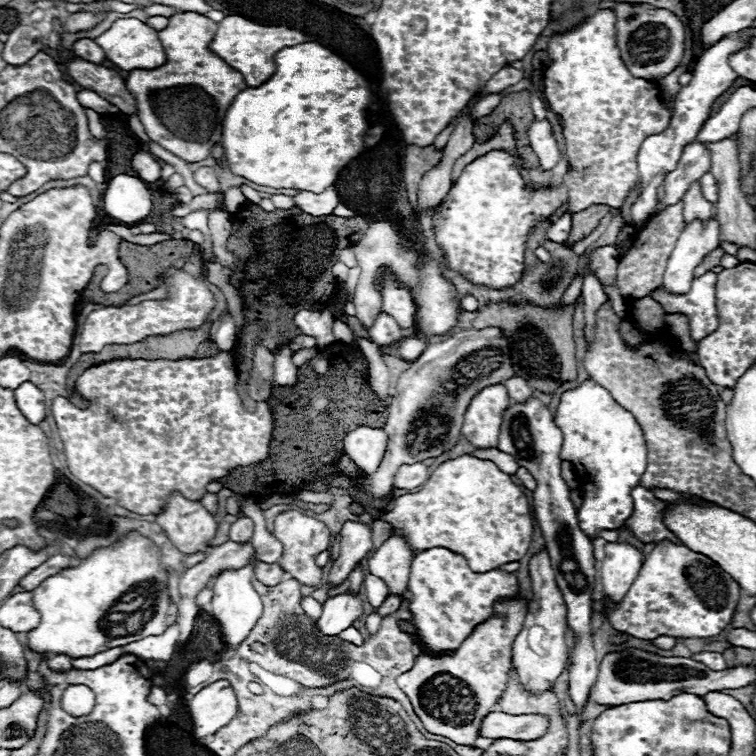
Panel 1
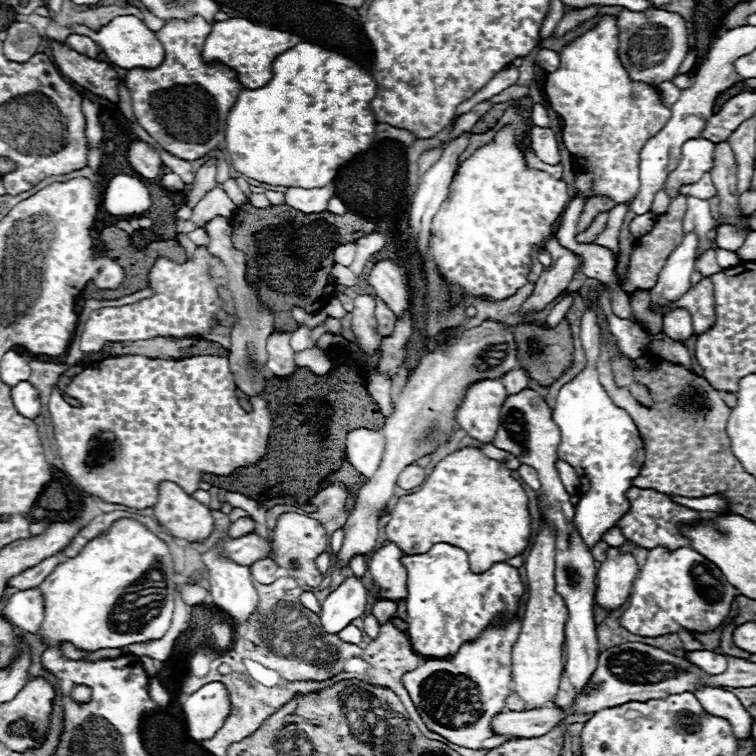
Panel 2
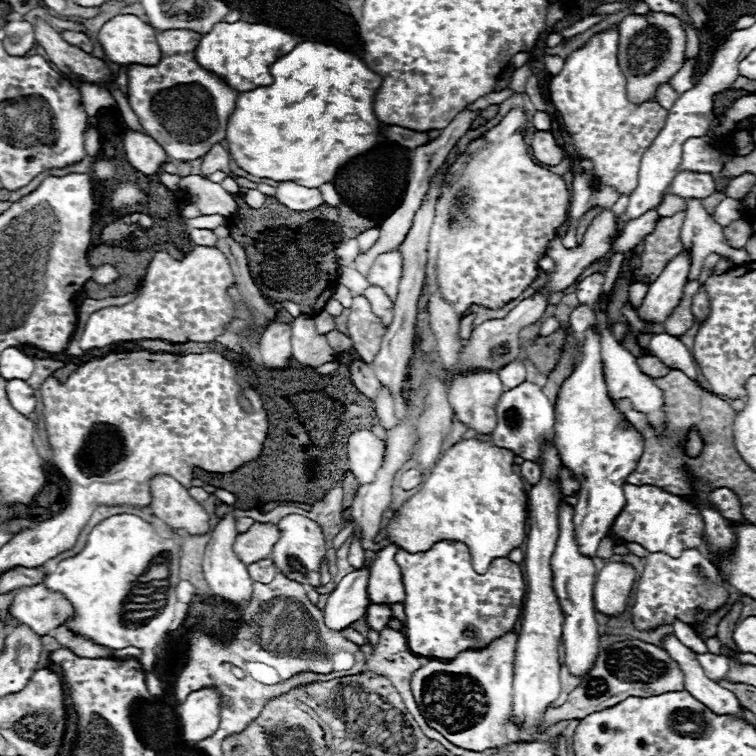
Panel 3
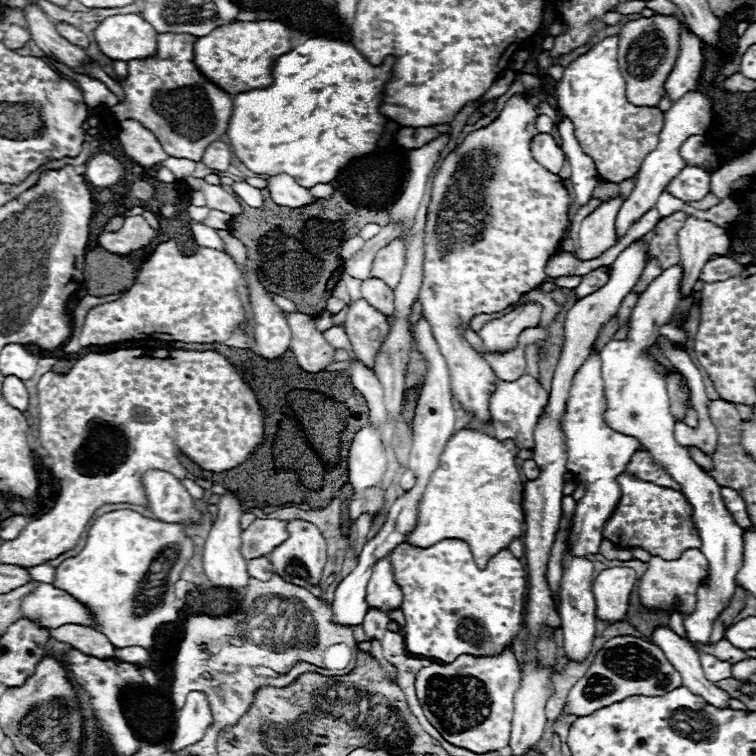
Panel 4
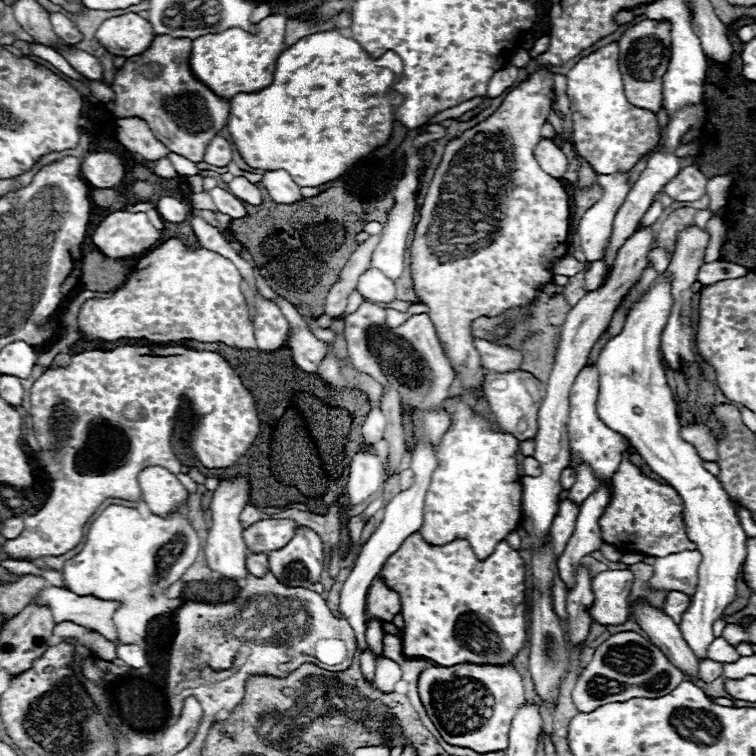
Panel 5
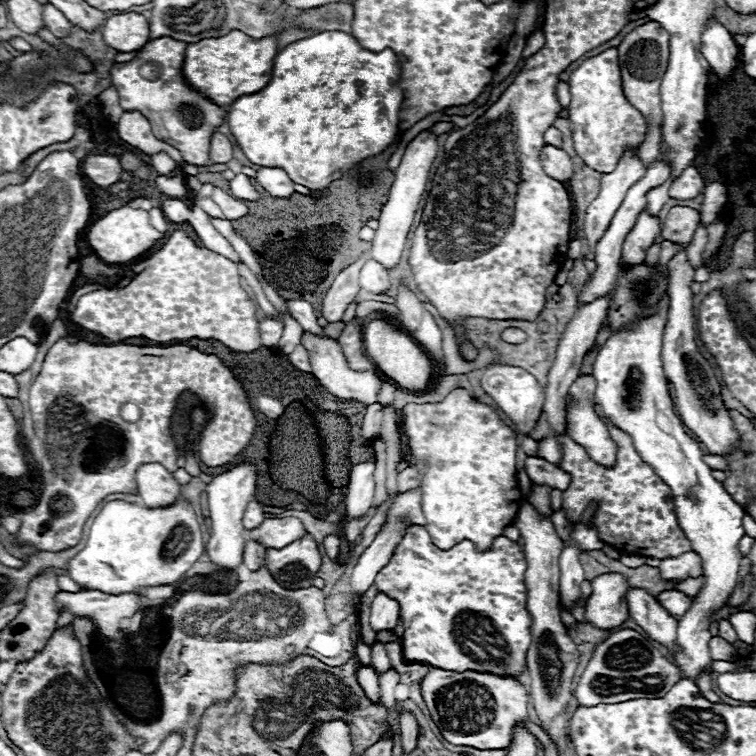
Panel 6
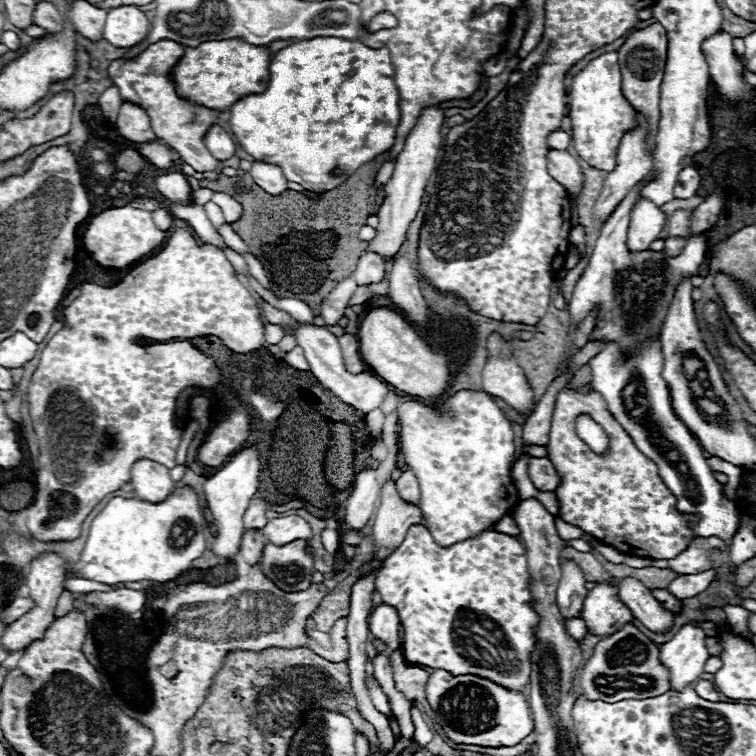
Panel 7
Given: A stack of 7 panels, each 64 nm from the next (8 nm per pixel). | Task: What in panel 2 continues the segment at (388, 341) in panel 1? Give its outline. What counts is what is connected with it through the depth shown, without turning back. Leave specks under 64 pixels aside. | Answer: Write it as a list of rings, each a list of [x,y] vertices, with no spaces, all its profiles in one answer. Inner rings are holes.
[[[376,296],[376,322],[378,322],[378,334],[380,338],[386,338],[394,332],[394,324],[396,324],[396,316],[392,314],[392,310]]]

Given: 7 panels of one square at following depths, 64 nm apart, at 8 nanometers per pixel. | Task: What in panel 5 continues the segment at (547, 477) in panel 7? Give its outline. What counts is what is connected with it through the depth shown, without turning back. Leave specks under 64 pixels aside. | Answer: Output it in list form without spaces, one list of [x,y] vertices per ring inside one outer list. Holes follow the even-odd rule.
[[[524,458],[524,462],[522,462],[522,474],[536,478],[538,474],[542,474],[540,464],[538,464],[534,458]]]

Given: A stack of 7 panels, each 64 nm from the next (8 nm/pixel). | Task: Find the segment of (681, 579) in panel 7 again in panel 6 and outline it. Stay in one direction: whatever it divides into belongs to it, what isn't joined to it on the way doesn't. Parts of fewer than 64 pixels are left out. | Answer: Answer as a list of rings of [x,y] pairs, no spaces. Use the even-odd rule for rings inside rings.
[[[700,576],[700,578],[688,578],[688,580],[684,580],[684,582],[680,582],[678,586],[676,586],[676,590],[680,590],[680,592],[684,592],[686,596],[694,596],[700,588],[702,588],[702,584],[704,584],[704,578]]]

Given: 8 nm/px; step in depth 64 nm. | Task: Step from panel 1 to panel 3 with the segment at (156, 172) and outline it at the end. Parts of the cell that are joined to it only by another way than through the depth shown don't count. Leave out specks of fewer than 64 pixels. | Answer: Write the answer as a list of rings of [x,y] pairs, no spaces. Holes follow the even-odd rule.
[[[126,128],[124,136],[124,150],[126,150],[126,160],[142,174],[152,176],[160,170],[160,166],[166,162],[166,152],[154,138],[144,136],[140,132],[134,132]]]

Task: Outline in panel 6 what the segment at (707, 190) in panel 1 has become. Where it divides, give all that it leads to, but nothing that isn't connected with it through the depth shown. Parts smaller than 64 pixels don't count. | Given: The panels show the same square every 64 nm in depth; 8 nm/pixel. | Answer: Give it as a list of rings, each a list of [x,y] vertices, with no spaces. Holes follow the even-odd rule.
[[[688,166],[686,170],[682,170],[678,178],[672,180],[668,194],[670,198],[676,198],[676,200],[692,200],[700,196],[702,190],[704,190],[704,180],[700,172],[694,166]]]

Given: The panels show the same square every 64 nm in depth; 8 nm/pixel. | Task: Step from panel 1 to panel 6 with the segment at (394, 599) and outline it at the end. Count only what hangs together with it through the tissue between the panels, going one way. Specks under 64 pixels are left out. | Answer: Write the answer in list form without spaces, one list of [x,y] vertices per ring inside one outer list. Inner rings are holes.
[[[372,642],[370,644],[370,650],[372,650],[372,664],[378,672],[384,672],[390,668],[390,660],[386,656],[386,650],[384,650],[384,644],[382,642]]]

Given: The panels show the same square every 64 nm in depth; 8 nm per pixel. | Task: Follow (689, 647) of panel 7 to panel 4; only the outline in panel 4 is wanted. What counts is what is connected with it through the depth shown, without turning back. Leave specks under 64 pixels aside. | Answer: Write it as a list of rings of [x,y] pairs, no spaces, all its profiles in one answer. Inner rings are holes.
[[[670,266],[666,268],[640,296],[638,304],[632,310],[630,316],[630,334],[628,340],[610,340],[600,350],[602,360],[602,380],[604,380],[604,396],[606,396],[606,422],[628,436],[634,436],[640,440],[642,448],[650,450],[654,460],[662,464],[668,474],[682,486],[682,494],[692,504],[692,520],[698,528],[700,540],[702,540],[702,554],[706,556],[710,564],[710,576],[708,584],[698,590],[698,604],[690,616],[684,618],[684,626],[688,632],[688,638],[692,642],[708,644],[712,634],[712,622],[718,618],[718,614],[728,606],[730,598],[734,596],[736,584],[736,572],[742,566],[742,534],[744,530],[732,520],[728,514],[722,498],[720,498],[720,486],[712,476],[708,476],[690,456],[684,446],[680,446],[674,438],[674,416],[670,414],[668,406],[668,392],[664,384],[664,376],[654,372],[654,358],[646,356],[646,350],[654,346],[656,338],[660,336],[660,326],[664,326],[680,300],[680,280],[682,280],[682,266]]]

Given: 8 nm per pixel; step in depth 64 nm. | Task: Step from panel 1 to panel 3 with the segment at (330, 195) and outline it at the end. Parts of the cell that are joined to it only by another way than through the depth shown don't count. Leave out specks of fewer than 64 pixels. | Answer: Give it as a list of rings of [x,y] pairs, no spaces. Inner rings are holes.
[[[280,182],[276,192],[278,192],[276,200],[280,204],[288,206],[290,210],[298,210],[298,212],[308,212],[324,204],[322,192],[318,188],[304,188],[294,182]]]

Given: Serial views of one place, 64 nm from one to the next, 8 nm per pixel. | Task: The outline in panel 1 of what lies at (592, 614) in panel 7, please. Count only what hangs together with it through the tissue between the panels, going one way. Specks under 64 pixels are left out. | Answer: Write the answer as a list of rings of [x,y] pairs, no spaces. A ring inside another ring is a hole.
[[[608,542],[604,546],[604,552],[606,556],[600,562],[600,580],[604,594],[614,602],[620,602],[636,580],[644,564],[644,556],[640,548],[626,542]]]

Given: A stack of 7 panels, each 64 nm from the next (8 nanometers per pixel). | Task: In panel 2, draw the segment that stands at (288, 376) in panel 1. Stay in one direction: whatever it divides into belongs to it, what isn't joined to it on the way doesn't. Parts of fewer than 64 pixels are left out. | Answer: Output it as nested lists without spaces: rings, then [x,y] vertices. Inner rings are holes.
[[[272,334],[268,338],[266,350],[268,350],[266,370],[270,376],[286,378],[296,372],[294,350],[290,348],[290,334]]]

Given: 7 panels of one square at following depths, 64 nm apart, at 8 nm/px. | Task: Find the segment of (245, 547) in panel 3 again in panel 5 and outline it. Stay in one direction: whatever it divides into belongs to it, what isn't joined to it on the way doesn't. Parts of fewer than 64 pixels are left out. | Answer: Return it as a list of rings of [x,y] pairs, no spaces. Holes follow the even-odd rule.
[[[260,520],[254,526],[248,526],[242,532],[242,538],[246,542],[246,552],[270,552],[286,546],[286,542],[292,540],[296,530],[294,520]]]

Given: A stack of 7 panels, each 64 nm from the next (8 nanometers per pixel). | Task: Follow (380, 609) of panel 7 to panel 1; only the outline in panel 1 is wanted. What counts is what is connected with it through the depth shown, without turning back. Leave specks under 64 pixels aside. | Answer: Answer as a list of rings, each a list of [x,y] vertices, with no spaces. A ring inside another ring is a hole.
[[[392,534],[366,560],[368,572],[382,578],[388,584],[390,594],[404,594],[408,584],[410,558],[414,558],[414,552],[408,548],[408,542],[402,536]]]

